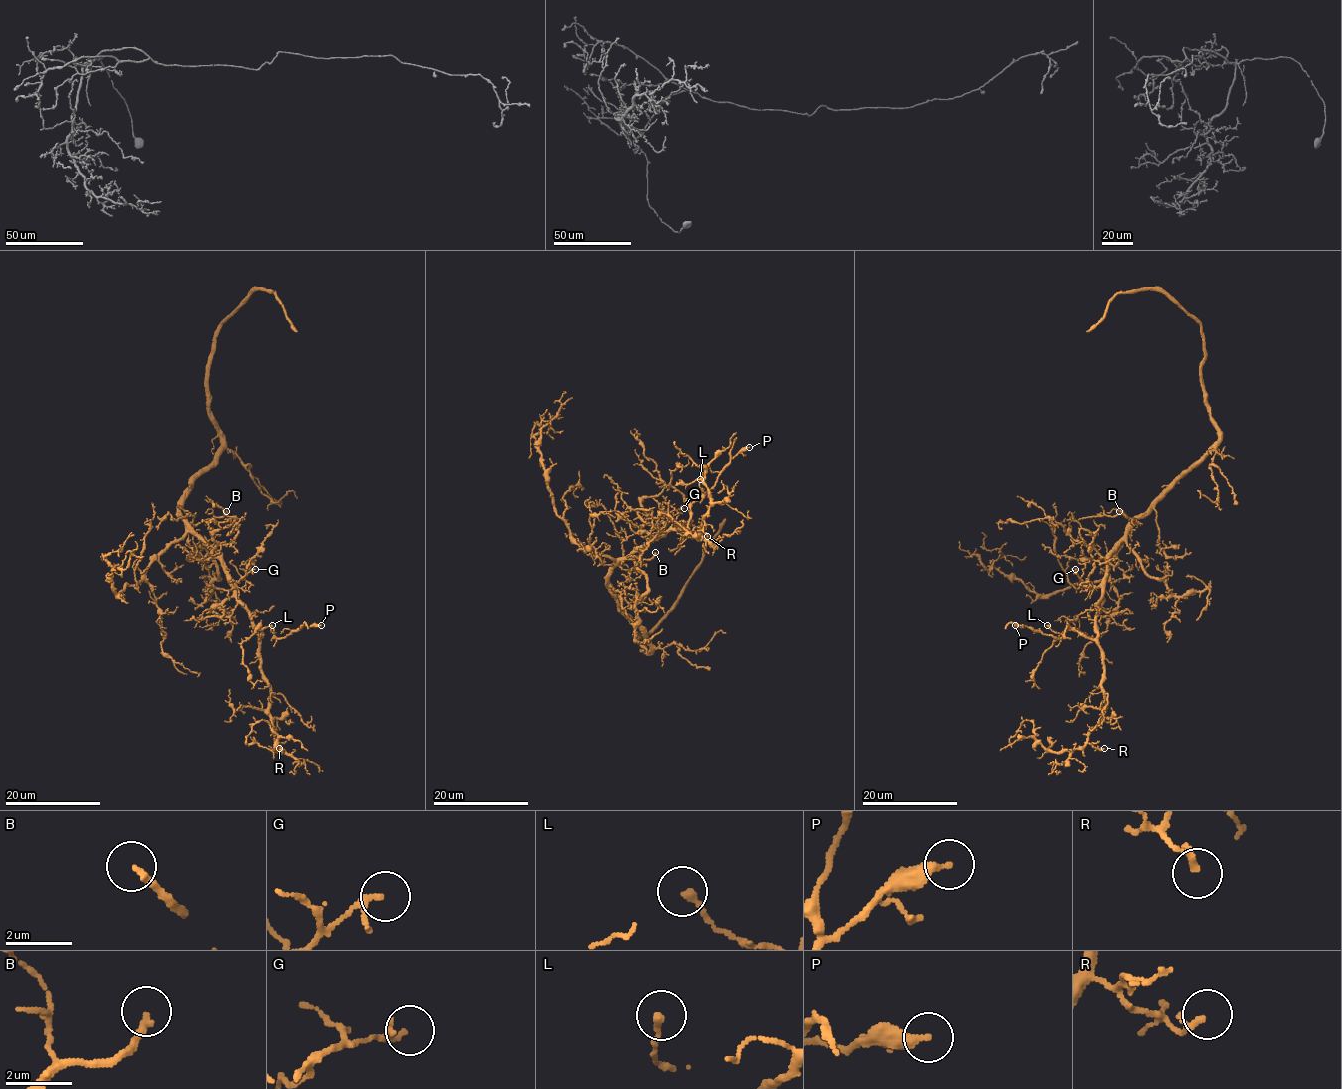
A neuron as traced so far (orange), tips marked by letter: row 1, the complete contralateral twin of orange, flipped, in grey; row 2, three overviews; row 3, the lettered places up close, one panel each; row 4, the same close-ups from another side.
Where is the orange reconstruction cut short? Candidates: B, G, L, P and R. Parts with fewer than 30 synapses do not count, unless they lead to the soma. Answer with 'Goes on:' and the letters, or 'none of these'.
Goes on: B

